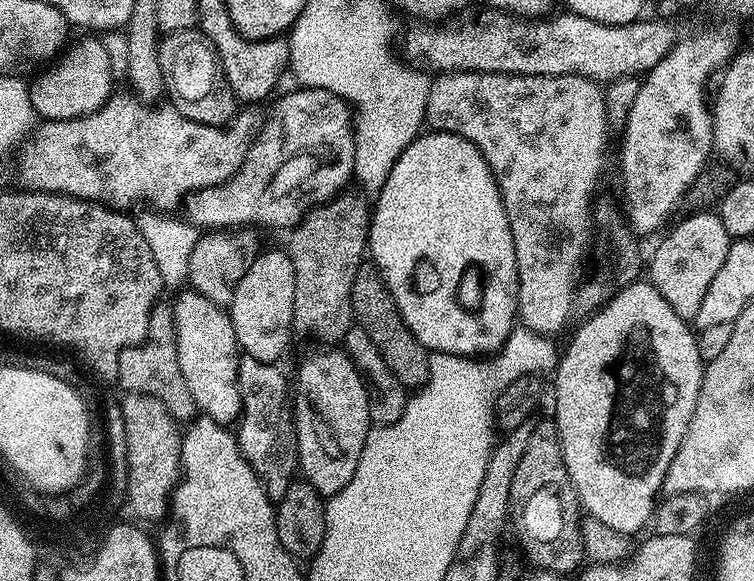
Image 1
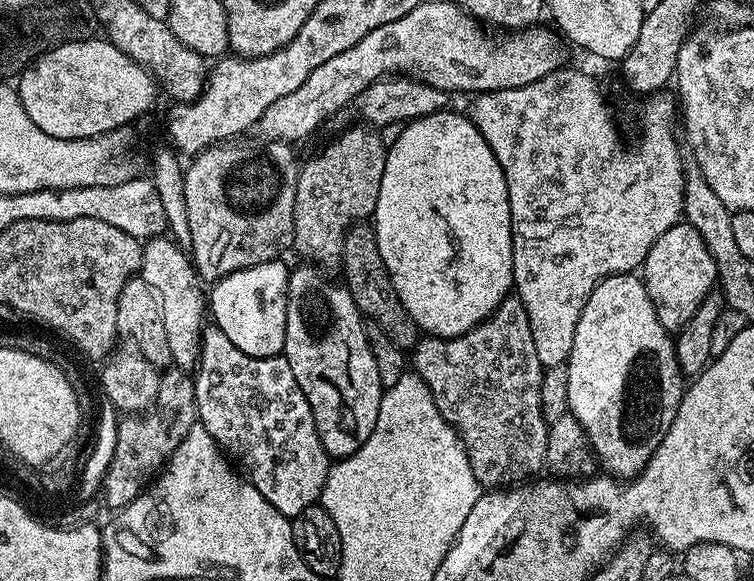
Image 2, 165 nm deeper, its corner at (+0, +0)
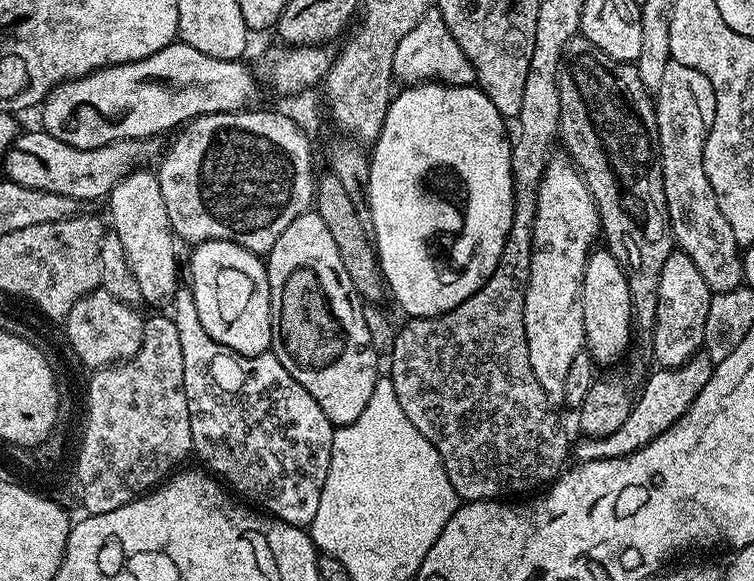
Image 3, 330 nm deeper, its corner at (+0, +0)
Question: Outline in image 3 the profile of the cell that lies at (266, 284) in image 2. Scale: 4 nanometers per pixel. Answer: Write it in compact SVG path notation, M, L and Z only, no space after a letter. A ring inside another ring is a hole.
M207 240L195 245L191 251L192 257L189 258L188 264L186 260L186 272L188 268L188 276L192 279L190 287L194 294L194 306L198 306L198 319L202 321L202 330L206 330L206 334L210 334L210 338L214 338L214 342L218 342L243 356L260 356L263 352L269 351L272 347L272 303L270 302L270 282L268 281L268 269L265 261L257 253L225 240Z

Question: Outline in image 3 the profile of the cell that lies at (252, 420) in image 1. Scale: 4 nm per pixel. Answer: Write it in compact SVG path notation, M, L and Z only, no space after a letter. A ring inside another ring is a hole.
M177 287L176 295L170 301L170 315L174 326L178 326L178 339L182 346L192 452L204 459L203 467L209 473L215 474L233 493L239 494L257 509L278 520L285 520L287 524L311 525L314 514L318 514L318 498L322 498L322 486L332 457L334 426L330 418L322 414L322 406L310 398L310 394L271 351L260 356L243 356L214 342L214 338L202 330L191 287Z

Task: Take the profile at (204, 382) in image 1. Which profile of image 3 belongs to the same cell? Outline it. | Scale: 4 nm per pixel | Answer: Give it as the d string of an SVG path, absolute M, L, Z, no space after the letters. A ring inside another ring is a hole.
M133 170L128 173L122 182L114 186L114 190L106 197L108 212L112 215L110 220L111 231L122 238L122 247L126 249L126 262L130 270L134 270L134 278L138 282L138 290L142 290L142 301L147 304L167 305L172 297L176 295L178 281L176 281L176 271L181 271L182 264L176 261L176 244L178 237L170 226L170 214L166 214L166 202L162 202L162 190L160 189L160 177L155 171L140 172Z

